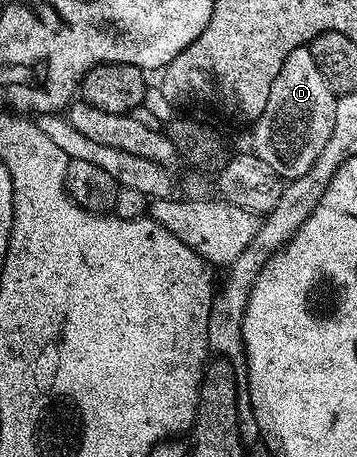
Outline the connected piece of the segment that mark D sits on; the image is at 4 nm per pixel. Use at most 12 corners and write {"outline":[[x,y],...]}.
{"outline":[[295,49],[254,122],[253,152],[305,175],[333,135],[337,94]]}

